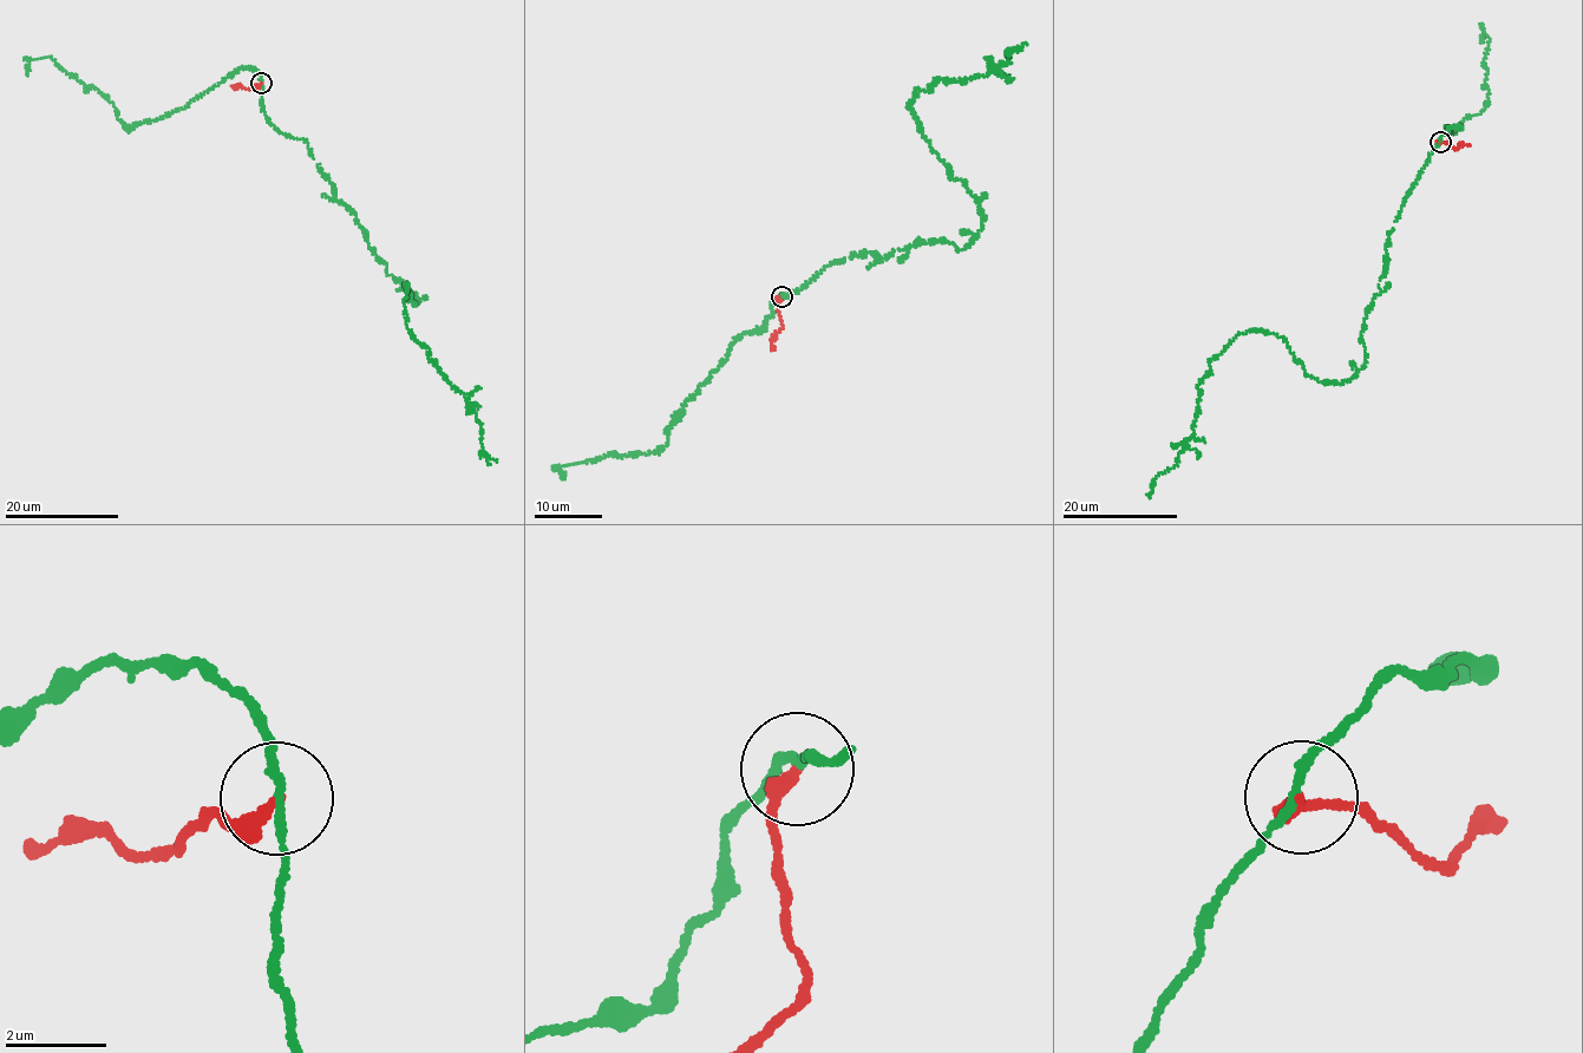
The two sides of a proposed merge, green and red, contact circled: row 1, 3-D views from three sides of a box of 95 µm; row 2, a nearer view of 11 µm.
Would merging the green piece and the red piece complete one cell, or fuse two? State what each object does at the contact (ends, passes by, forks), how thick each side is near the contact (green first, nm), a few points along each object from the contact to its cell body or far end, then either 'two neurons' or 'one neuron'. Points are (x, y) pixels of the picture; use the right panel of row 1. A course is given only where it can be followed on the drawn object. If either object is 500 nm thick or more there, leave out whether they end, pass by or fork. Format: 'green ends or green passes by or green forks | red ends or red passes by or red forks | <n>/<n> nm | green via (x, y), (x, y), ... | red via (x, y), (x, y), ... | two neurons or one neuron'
green passes by | red ends | 150/280 nm | green via (1440, 141), (1389, 231), (1362, 368), (1326, 384), (1282, 337), (1240, 334), (1210, 359), (1192, 435), (1149, 497) | red via (1440, 141), (1458, 149), (1462, 145), (1471, 145) | two neurons

